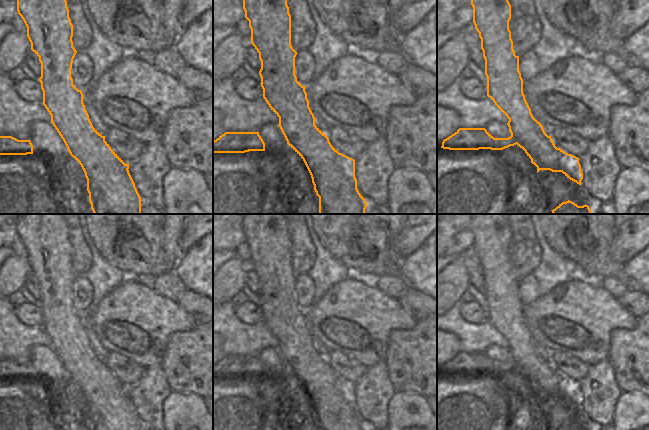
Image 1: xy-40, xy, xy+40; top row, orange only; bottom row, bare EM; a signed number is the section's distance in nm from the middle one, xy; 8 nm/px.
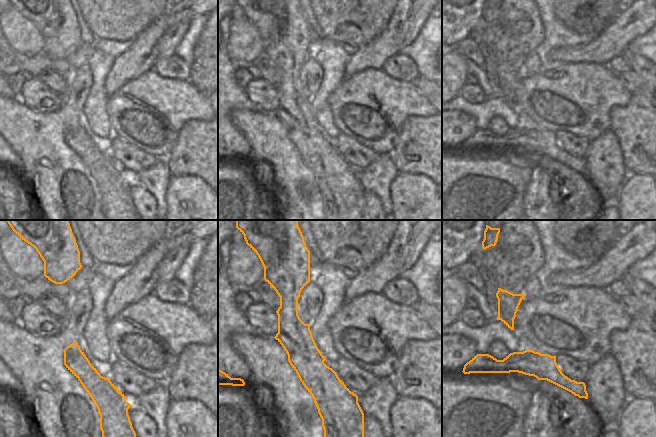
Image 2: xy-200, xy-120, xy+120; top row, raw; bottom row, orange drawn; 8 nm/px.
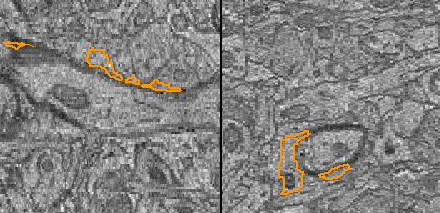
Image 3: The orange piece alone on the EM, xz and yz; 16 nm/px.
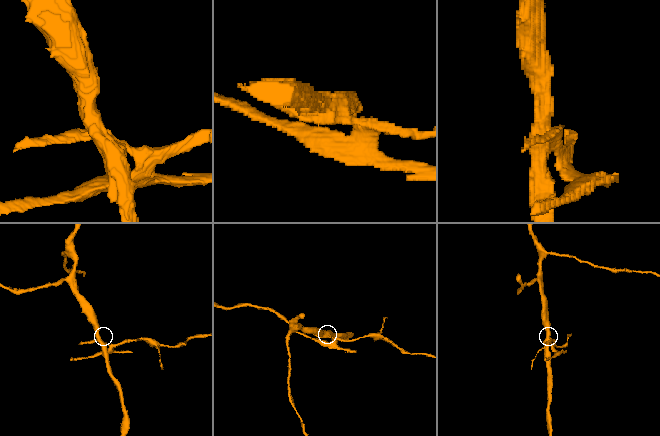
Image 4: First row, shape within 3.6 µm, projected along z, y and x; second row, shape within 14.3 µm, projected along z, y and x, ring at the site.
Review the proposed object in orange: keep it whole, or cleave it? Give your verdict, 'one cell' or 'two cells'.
two cells

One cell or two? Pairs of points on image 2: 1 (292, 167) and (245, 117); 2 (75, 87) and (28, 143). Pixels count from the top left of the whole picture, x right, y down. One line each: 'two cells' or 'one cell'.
1: one cell
2: one cell

